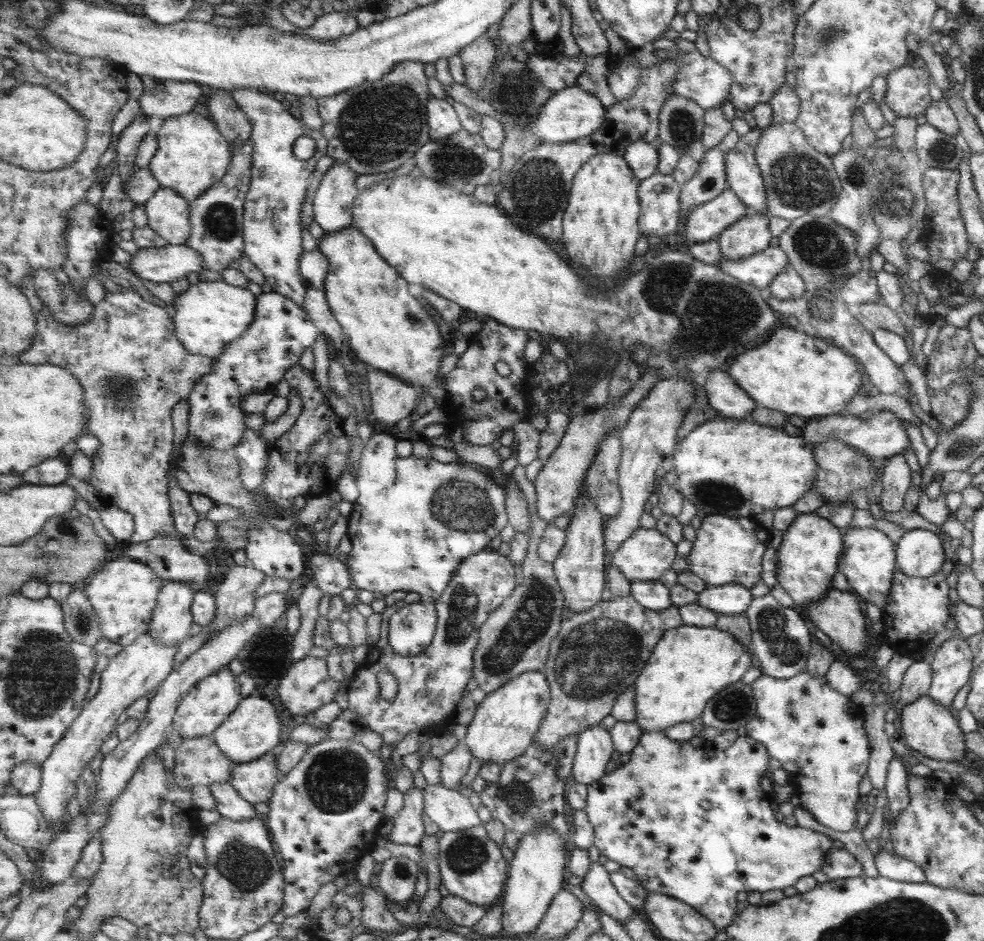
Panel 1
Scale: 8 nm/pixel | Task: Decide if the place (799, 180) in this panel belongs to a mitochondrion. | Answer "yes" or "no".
yes

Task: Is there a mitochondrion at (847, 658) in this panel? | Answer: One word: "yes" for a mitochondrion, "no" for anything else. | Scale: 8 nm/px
no

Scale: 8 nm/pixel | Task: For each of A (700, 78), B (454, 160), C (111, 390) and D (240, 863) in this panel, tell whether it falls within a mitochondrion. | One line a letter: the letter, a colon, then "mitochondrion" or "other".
A: other
B: mitochondrion
C: mitochondrion
D: mitochondrion

